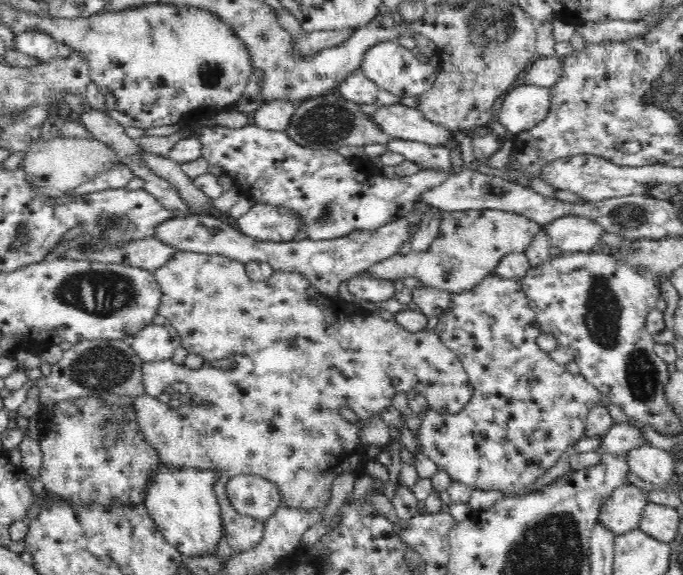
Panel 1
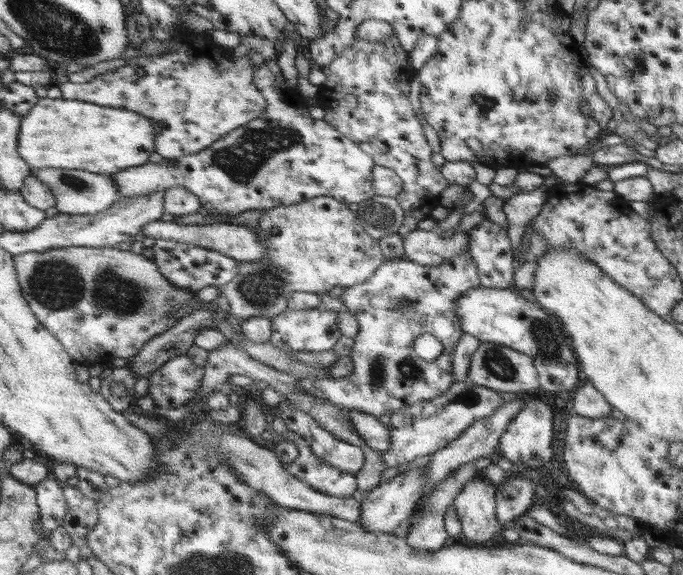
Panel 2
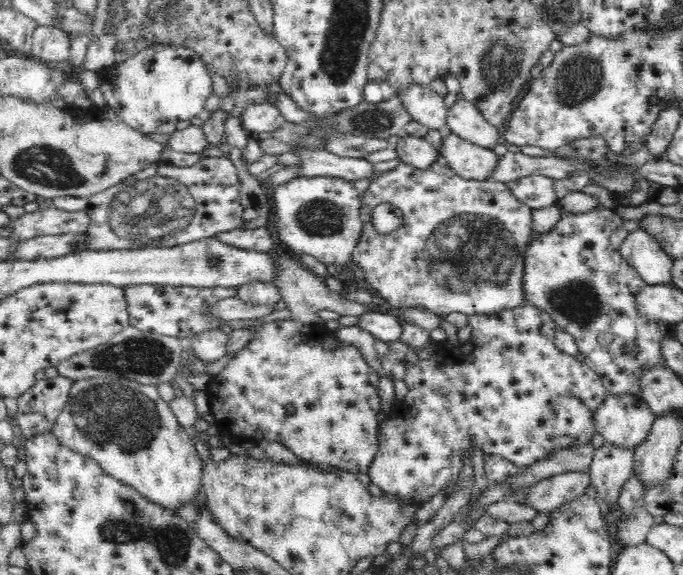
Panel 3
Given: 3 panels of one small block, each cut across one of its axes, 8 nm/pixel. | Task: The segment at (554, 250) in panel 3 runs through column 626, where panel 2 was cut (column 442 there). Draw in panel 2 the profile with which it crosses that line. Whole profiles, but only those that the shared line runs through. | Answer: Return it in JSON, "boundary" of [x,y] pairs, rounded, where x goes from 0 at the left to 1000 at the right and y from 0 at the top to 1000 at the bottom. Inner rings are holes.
{"boundary":[[[688,428],[676,442],[633,466],[624,466],[599,449],[565,452],[537,490],[505,499],[496,515],[527,563],[526,581],[518,590],[518,602],[512,614],[518,637],[517,647],[492,659],[445,657],[439,661],[439,668],[452,687],[473,697],[485,697],[488,704],[508,717],[523,713],[549,725],[561,720],[575,723],[581,715],[605,708],[611,699],[630,699],[652,687],[666,666],[662,616],[679,583],[672,548],[668,544],[668,525],[675,515],[684,511],[685,504],[701,497],[704,497],[703,475],[697,452],[690,445]],[[622,579],[634,581],[650,598],[649,616],[631,630],[616,623],[606,605],[609,588]]]}

